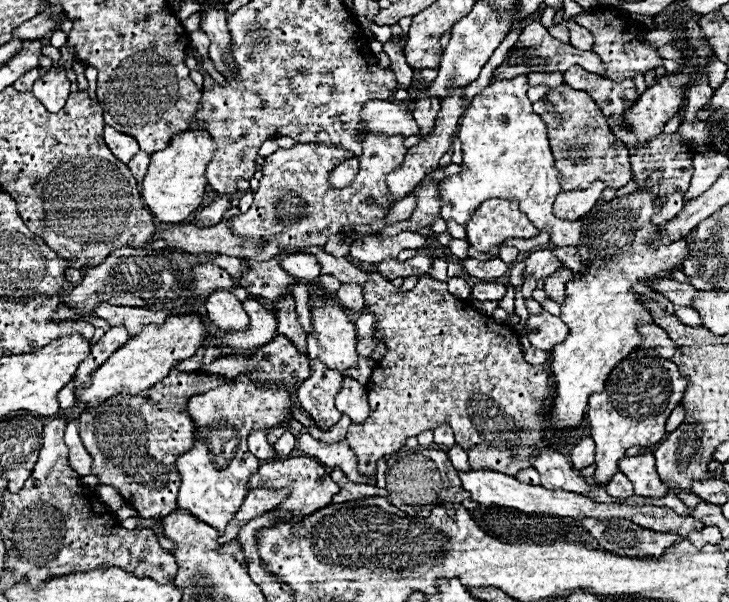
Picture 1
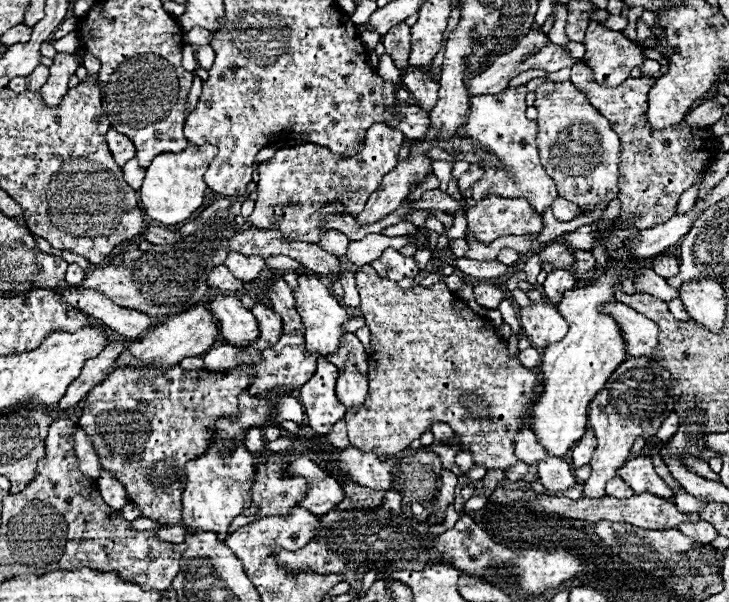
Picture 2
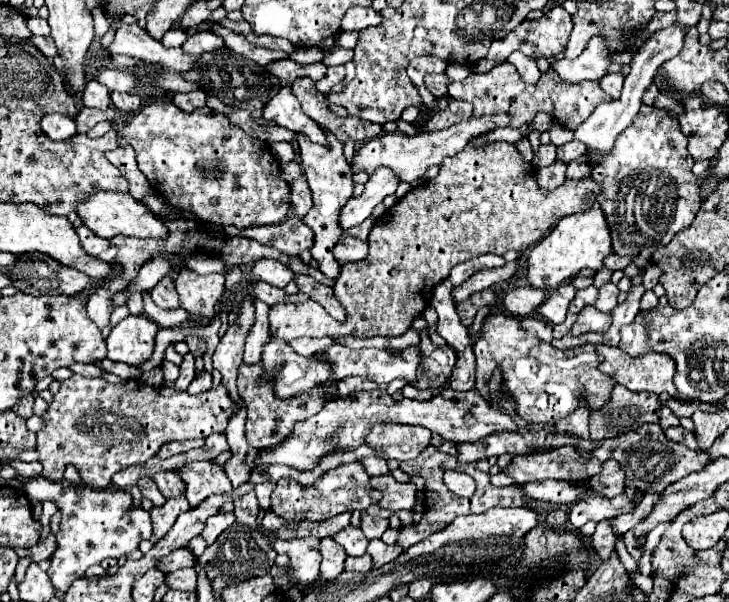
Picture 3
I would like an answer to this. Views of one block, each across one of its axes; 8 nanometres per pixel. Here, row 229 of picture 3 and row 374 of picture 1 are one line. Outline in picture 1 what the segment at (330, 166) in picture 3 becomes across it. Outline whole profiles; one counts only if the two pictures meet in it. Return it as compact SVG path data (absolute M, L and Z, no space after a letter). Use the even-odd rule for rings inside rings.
M318 358L310 360L310 368L312 368L312 374L300 384L296 398L300 408L312 420L316 420L320 428L330 428L342 416L334 406L334 398L340 392L344 378L340 376L340 372L328 368Z

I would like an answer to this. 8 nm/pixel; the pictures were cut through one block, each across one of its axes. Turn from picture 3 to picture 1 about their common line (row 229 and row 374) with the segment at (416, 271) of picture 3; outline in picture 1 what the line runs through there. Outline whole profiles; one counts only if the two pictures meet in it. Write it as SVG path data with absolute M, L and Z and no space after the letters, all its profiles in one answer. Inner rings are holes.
M370 274L368 282L364 284L364 298L366 298L366 308L376 314L376 338L380 338L388 352L384 354L382 360L376 362L376 368L372 372L372 378L368 382L368 402L370 402L370 418L364 422L364 424L350 424L348 428L348 434L346 434L346 440L350 444L350 448L354 450L356 458L358 458L358 472L370 480L376 480L376 462L388 454L394 454L396 450L400 450L406 442L406 438L410 436L418 436L420 432L424 430L434 430L438 428L440 424L448 424L452 426L454 430L454 436L456 436L456 442L468 452L468 462L470 462L470 468L492 468L494 472L508 472L508 476L516 476L520 470L524 468L530 468L532 464L532 452L534 450L528 450L528 448L548 448L548 450L556 450L560 452L562 448L562 442L560 442L560 436L556 434L556 430L548 424L548 418L546 418L546 412L548 408L552 408L552 396L554 396L554 384L552 384L552 370L550 370L550 362L546 364L540 364L540 366L532 366L524 360L522 356L522 346L520 346L520 336L506 324L500 324L496 322L494 318L478 312L476 308L472 308L472 304L468 300L462 300L462 298L456 298L448 292L448 286L446 282L440 282L428 274L422 274L416 282L416 286L408 292L398 292L396 286L392 286L384 276L380 274Z

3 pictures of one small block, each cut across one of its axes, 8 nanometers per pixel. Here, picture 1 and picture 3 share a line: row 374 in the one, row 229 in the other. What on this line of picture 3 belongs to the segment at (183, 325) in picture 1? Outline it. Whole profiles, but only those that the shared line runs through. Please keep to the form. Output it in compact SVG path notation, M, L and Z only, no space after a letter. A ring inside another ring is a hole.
M100 190L92 196L88 196L84 202L76 206L76 214L82 218L84 226L88 226L94 234L100 238L114 238L118 234L134 236L134 238L166 238L168 228L152 214L152 210L136 202L128 192L116 192L116 190Z

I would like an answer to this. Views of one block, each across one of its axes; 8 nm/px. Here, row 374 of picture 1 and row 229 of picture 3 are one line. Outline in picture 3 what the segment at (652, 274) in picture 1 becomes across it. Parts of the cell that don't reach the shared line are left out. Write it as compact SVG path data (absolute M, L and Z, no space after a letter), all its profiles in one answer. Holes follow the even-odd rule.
M600 208L572 214L560 220L560 224L528 254L528 282L534 288L556 288L564 280L576 276L582 268L598 270L602 260L612 252L610 230Z

